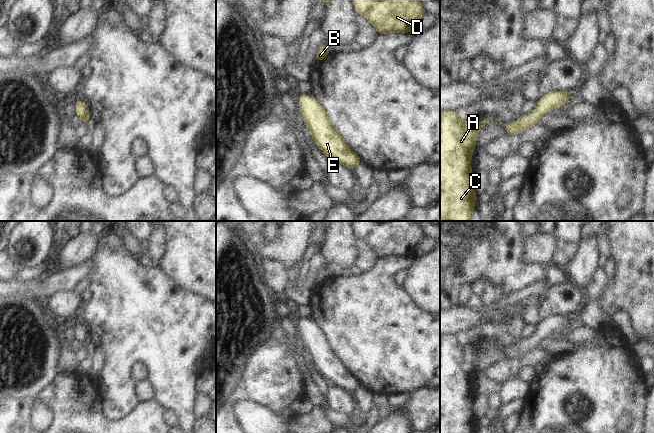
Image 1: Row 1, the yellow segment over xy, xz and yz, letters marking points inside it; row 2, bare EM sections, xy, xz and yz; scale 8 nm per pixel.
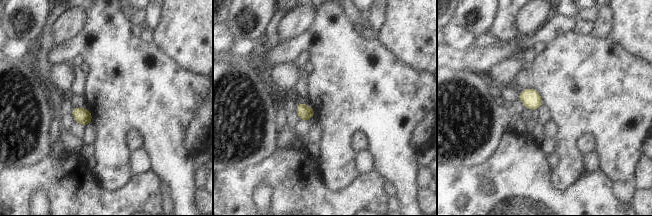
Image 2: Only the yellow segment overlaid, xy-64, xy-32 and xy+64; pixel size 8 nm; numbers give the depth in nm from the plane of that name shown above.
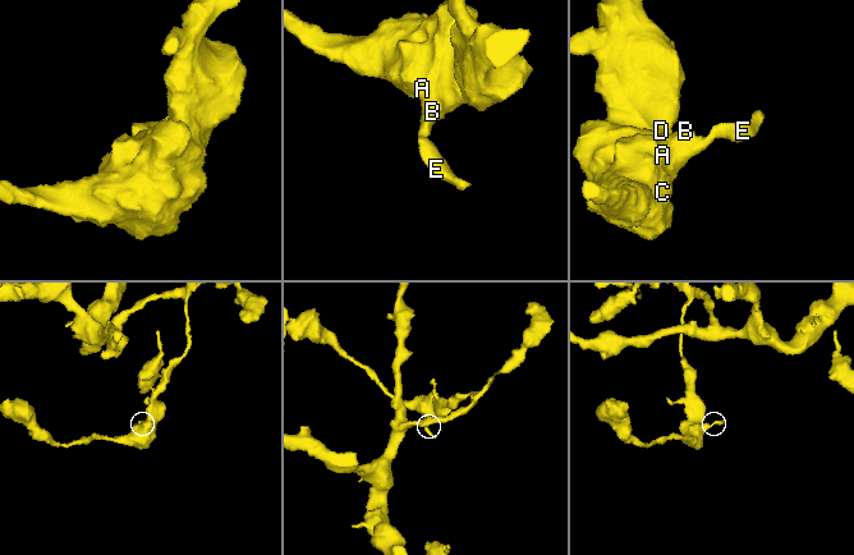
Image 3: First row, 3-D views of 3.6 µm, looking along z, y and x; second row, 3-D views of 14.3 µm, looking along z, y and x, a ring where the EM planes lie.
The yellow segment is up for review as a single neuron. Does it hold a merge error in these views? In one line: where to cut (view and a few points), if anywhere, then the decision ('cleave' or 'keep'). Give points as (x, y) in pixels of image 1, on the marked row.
no cut; keep

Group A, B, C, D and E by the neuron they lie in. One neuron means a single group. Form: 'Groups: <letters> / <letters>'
Groups: A B C D E

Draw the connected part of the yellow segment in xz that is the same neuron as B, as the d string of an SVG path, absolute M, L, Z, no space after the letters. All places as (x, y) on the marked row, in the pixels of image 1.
M326 42L319 48L319 51L316 56L316 63L323 60L331 52L328 50Z

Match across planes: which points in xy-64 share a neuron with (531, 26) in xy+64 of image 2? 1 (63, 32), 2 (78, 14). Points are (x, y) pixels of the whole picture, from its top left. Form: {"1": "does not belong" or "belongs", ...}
{"1": "belongs", "2": "belongs"}

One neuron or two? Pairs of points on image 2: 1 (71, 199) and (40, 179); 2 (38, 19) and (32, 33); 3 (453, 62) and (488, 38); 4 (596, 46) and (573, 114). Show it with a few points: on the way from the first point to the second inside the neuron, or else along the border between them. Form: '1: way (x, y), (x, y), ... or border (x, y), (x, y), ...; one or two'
1: way (63, 191), (51, 179), (48, 179); one
2: way (35, 22), (32, 25), (32, 30); one
3: border (497, 43), (488, 47), (473, 48); two
4: way (596, 63), (596, 81), (588, 89), (584, 97); one

